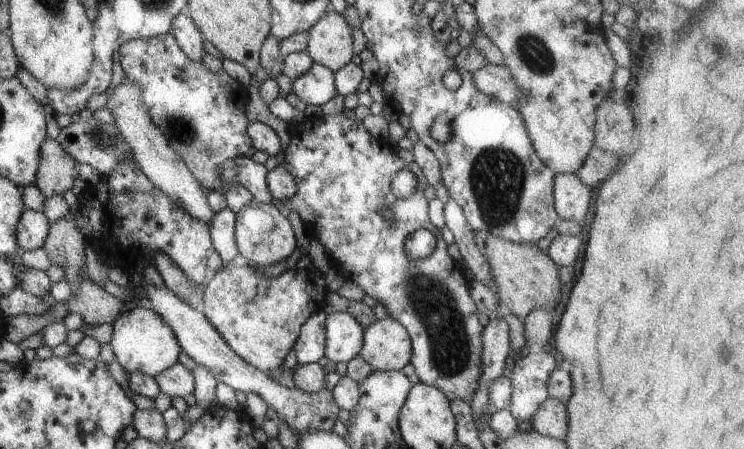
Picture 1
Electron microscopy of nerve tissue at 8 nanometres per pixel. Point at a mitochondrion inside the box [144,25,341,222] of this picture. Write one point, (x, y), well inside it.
(183, 133)

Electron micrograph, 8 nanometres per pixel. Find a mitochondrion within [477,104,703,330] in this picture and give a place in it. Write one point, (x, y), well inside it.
(609, 123)

